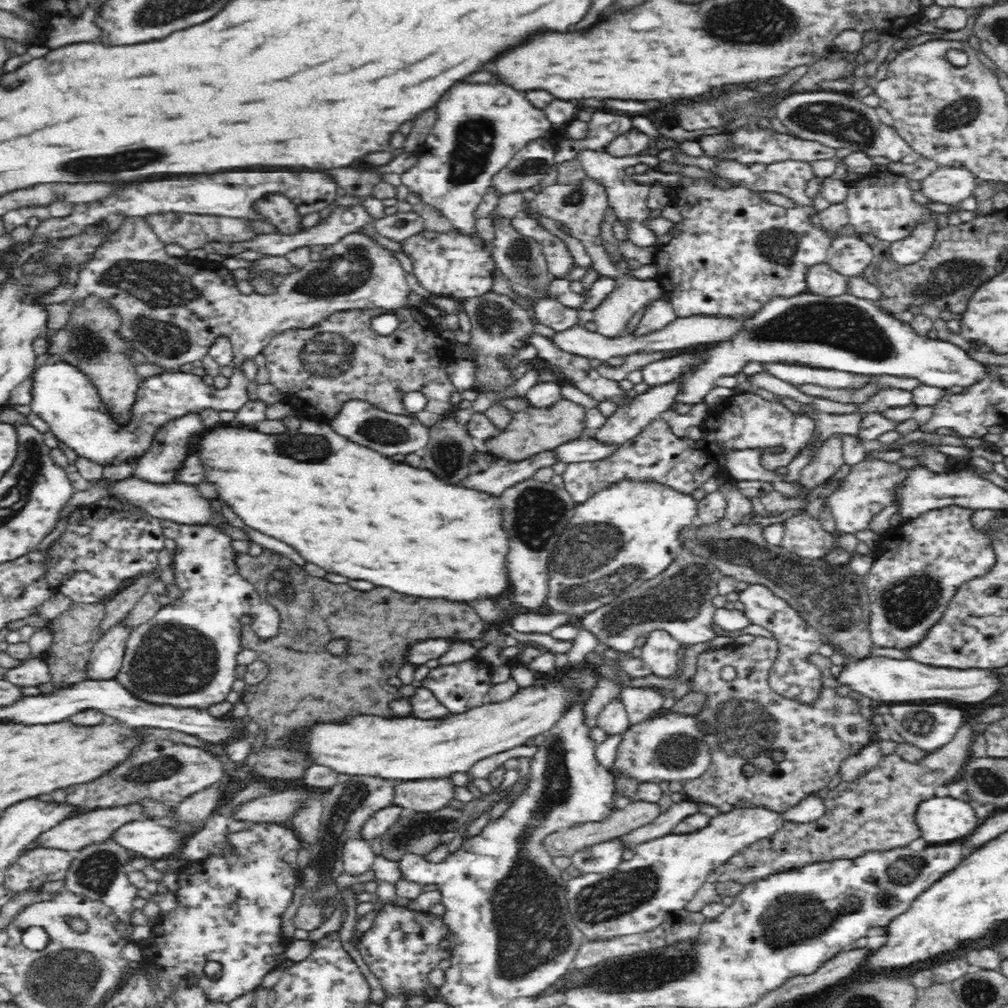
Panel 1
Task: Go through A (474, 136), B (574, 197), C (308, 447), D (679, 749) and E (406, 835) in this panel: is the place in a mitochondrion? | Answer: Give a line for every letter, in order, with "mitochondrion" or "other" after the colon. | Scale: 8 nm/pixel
A: mitochondrion
B: mitochondrion
C: mitochondrion
D: mitochondrion
E: mitochondrion

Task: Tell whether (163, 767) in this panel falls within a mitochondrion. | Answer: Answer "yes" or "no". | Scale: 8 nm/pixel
yes

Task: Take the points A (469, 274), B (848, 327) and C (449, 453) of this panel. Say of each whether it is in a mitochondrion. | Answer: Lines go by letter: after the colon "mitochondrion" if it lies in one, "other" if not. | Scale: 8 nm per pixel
A: other
B: mitochondrion
C: mitochondrion

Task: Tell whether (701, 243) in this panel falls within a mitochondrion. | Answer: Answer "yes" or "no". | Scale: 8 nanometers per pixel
no

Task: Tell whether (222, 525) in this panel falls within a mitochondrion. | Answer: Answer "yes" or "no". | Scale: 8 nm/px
no

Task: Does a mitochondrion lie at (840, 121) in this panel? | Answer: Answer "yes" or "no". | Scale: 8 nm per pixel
yes

